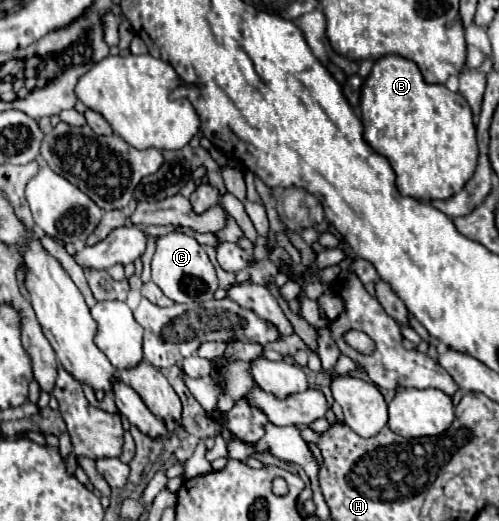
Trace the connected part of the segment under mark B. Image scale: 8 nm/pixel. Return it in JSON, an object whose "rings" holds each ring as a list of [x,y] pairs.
{"rings":[[[386,55],[374,63],[368,79],[362,85],[360,111],[366,141],[374,151],[390,161],[392,169],[396,171],[396,187],[402,195],[420,201],[446,199],[458,193],[472,177],[478,159],[478,145],[472,111],[466,99],[460,93],[452,93],[444,85],[426,83],[420,69],[410,59],[404,59],[400,55]]]}

